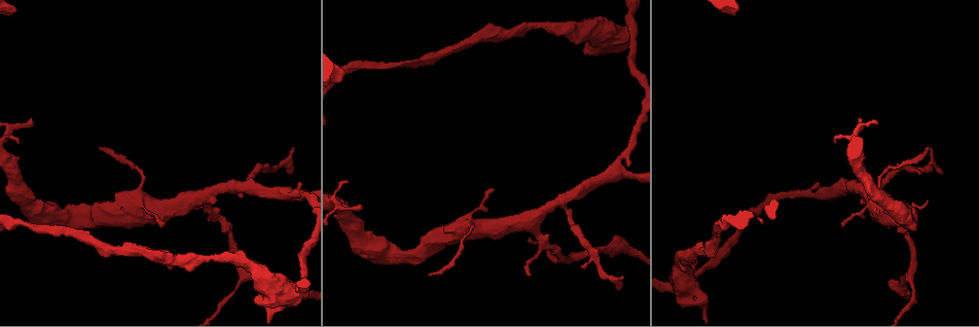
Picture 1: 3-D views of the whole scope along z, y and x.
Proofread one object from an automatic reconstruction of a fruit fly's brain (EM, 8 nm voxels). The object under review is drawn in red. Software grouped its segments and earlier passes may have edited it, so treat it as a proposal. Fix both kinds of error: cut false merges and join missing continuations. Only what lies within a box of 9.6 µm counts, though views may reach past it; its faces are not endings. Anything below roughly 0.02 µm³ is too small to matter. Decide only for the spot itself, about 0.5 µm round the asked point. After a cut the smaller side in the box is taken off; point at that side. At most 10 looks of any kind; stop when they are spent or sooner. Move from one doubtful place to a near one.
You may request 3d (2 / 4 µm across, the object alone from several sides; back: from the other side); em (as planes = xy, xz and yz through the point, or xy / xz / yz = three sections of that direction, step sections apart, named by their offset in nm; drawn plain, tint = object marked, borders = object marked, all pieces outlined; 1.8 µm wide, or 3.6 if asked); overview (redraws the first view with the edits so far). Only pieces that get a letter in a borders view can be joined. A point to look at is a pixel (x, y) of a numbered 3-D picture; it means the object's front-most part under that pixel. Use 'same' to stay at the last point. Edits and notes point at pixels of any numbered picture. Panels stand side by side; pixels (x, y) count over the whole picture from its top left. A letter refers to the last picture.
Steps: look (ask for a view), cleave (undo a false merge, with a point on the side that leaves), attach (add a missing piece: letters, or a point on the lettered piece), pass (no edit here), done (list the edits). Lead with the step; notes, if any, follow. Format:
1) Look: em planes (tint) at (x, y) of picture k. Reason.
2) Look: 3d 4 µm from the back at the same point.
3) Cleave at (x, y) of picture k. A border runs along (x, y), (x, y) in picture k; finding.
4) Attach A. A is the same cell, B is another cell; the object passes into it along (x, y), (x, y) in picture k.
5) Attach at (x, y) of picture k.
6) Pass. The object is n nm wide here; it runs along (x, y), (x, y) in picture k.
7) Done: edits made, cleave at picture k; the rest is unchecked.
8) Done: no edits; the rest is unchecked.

Look: 3d 4 µm from the back at (346, 181) of picture 1. Branch stops here.

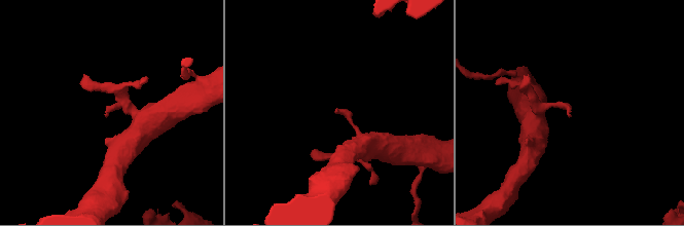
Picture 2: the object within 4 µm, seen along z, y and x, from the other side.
Look: em yz step 4 (borders) at (108, 114) of picture 2. Shape alone is not enough.

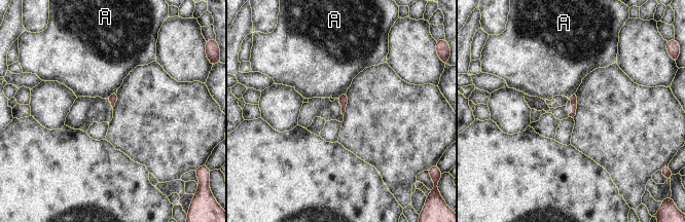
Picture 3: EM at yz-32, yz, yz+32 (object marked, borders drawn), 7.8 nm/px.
Look: em planes (borders) at the same point.

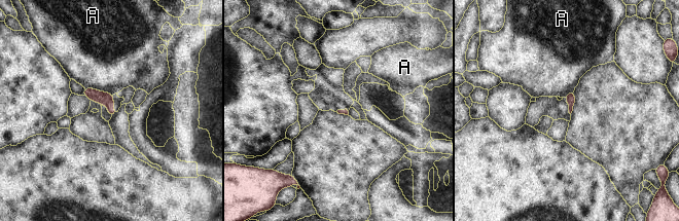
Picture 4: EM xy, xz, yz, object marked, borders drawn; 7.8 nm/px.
Pass. A is another cell; it runs along (85, 91), (102, 98), (112, 112) in picture 4; no lettered piece goes on from it.

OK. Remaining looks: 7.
Look: em xz step 16 (tint) at (733, 13) of picture 1. Branch stops here.

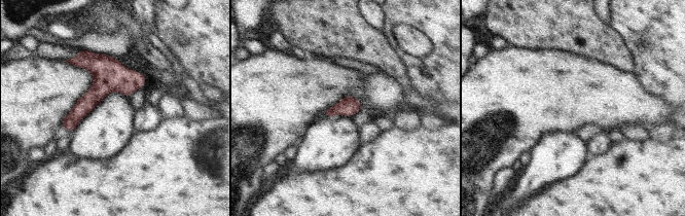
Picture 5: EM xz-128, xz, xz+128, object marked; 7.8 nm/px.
Look: em planes (tint) at the same point.

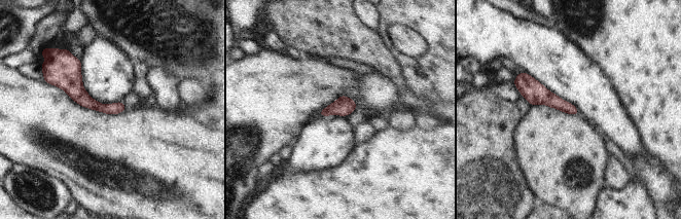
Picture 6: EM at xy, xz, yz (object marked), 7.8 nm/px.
Look: em planes (borders) at the same point.

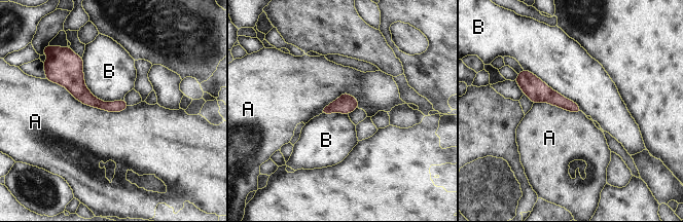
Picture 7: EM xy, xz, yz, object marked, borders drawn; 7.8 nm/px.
Pass. The longest contact is with A, 700 nm; A and B are other cells; it runs along (60, 75), (94, 102), (123, 106) in picture 7; none of them fits.

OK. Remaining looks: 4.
Look: 3d 4 µm at (626, 166) of picture 1. Three-way junction.

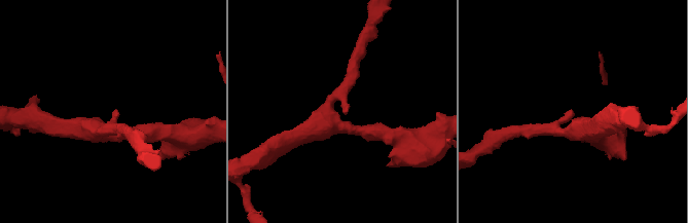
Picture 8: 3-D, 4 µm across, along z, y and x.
Look: em planes (tint) at (342, 109) of picture 8. 3 arms meet here; the arms are 220, 220, 360 nm wide.

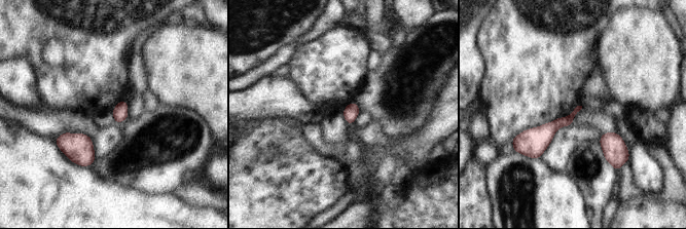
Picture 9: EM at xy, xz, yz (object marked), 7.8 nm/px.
Look: em planes (borders) at the same point.

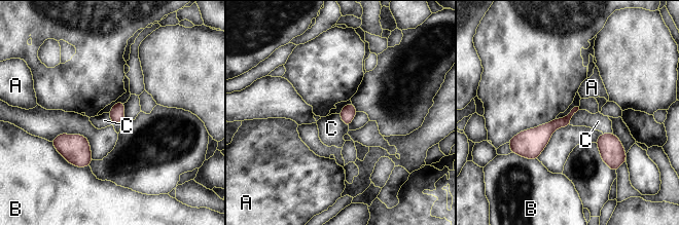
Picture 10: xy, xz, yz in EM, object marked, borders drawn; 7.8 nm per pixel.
Pass. A, B and C are other cells; a border runs along (578, 109), (570, 119), (569, 124) in picture 10; none of them fits.

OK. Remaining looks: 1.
Done: no edits; the rest is unchecked.

